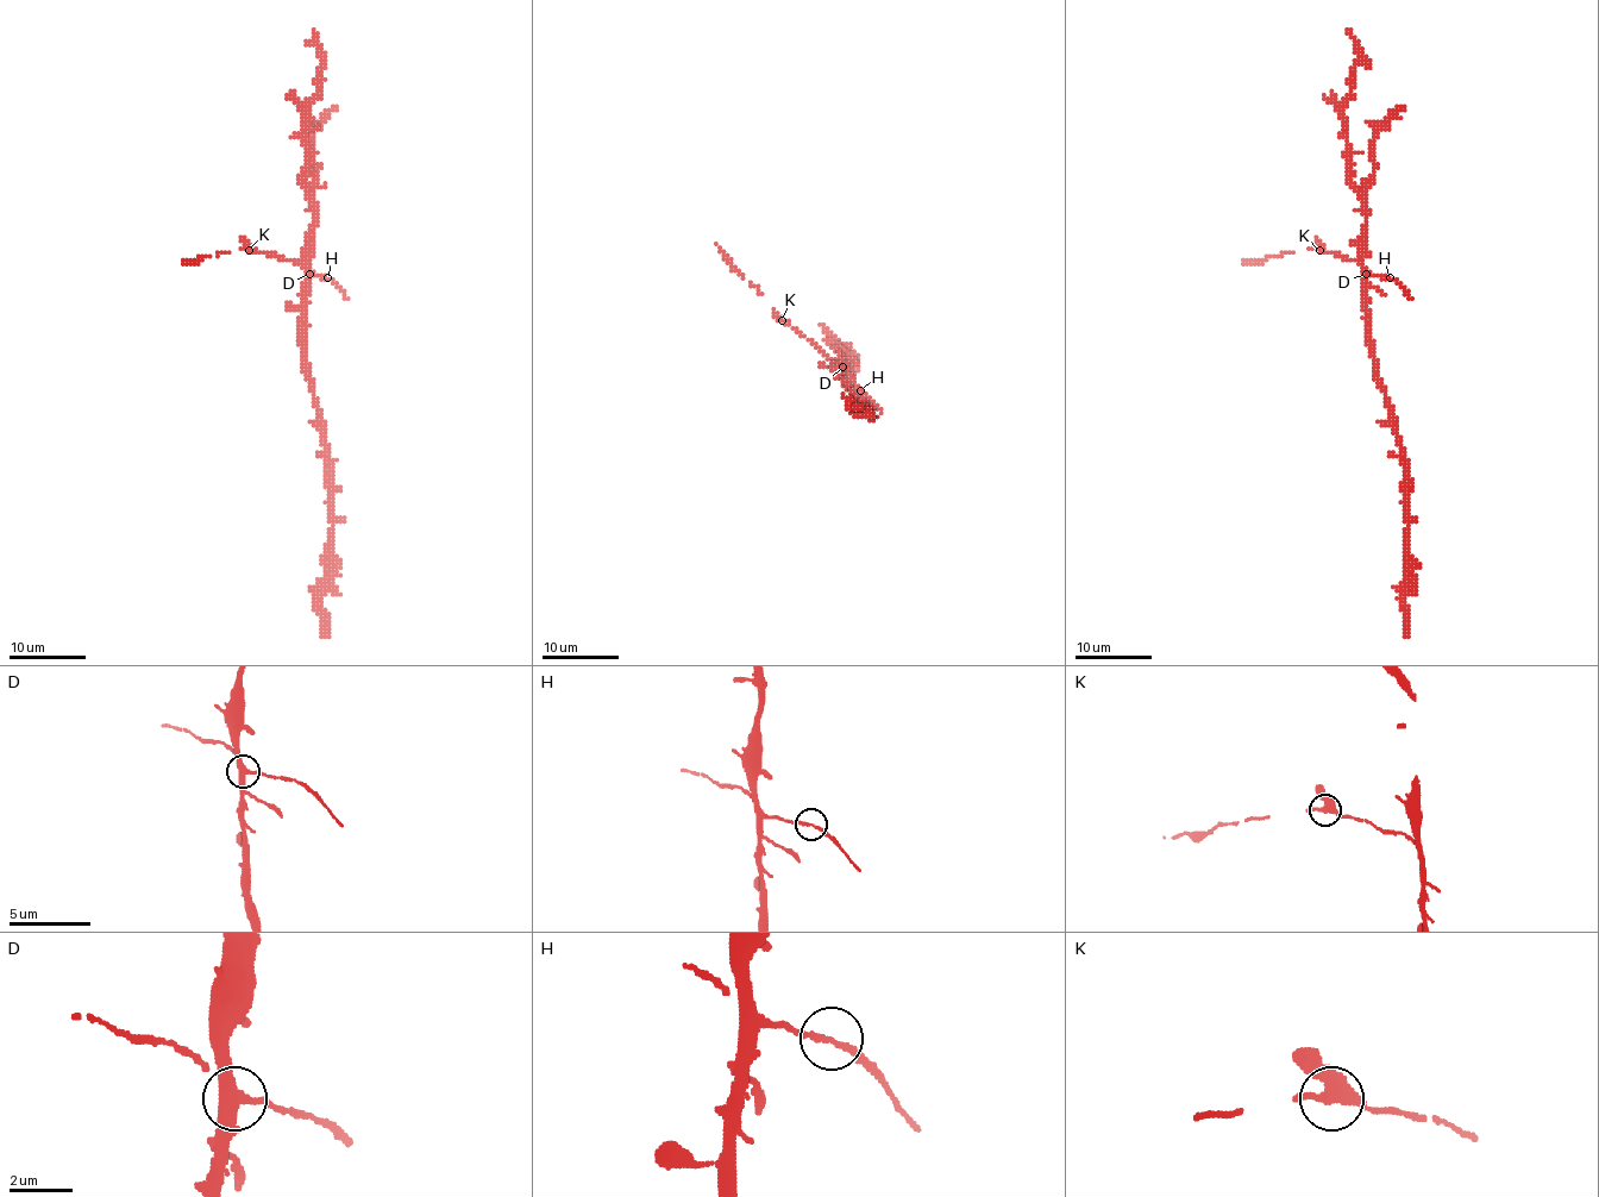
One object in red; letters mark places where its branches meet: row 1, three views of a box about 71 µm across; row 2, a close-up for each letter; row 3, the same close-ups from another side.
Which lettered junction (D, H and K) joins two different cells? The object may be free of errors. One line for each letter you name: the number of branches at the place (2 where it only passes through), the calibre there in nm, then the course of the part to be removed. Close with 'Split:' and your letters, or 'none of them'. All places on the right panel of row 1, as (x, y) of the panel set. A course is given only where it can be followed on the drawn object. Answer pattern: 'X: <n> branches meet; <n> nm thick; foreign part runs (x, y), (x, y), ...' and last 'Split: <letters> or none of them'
D: 3 branches meet; 320 nm thick; foreign part runs (1365, 275), (1373, 373), (1390, 411), (1404, 465), (1408, 522), (1404, 628), (1408, 638)
Split: D

